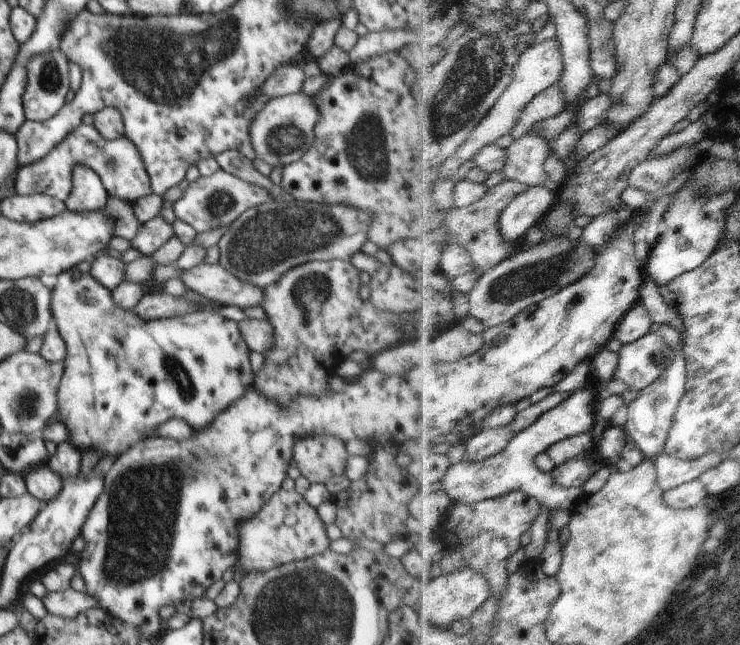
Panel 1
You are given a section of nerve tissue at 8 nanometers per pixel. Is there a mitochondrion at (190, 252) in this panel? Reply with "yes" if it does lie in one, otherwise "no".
no

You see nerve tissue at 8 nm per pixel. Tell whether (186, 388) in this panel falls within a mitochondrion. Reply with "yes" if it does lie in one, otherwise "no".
yes

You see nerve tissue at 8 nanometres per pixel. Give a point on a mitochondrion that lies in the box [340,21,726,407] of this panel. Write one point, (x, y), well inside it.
(476, 67)

